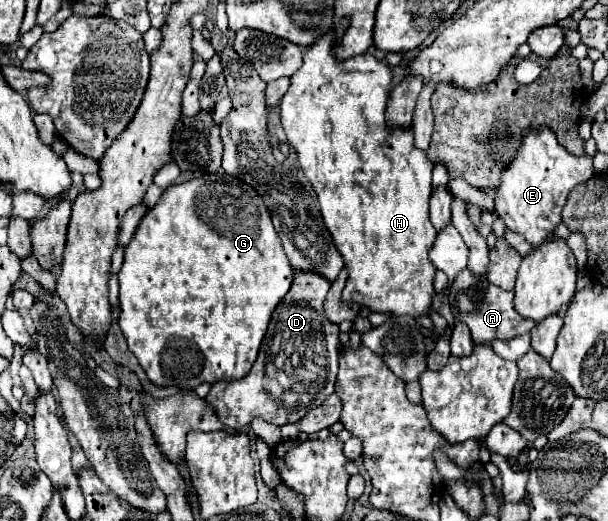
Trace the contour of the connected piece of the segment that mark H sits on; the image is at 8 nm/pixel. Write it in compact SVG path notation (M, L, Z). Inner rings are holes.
M342 17L336 29L330 29L328 33L324 33L324 37L318 37L318 41L314 41L314 45L310 45L304 53L304 65L290 77L290 89L286 91L286 95L282 97L280 103L280 111L282 111L282 127L286 131L288 143L294 147L296 155L298 155L298 163L304 171L304 175L308 177L308 181L312 183L318 201L320 201L320 213L324 219L324 225L328 227L328 231L332 233L332 239L336 243L336 247L340 249L340 255L344 259L344 265L348 269L348 281L346 287L342 291L342 299L352 303L360 303L364 307L370 307L372 311L390 311L392 315L426 315L428 307L430 307L430 299L434 293L432 287L432 277L436 273L436 267L430 263L428 259L428 251L436 239L436 229L430 223L428 217L428 199L430 199L430 191L432 191L432 167L434 163L426 157L426 153L422 149L416 149L414 141L412 141L412 129L388 129L386 123L386 107L388 107L388 95L390 95L390 83L392 83L392 69L386 61L380 61L376 57L372 57L370 53L362 53L362 55L354 55L352 59L340 61L334 53L336 45L340 43L340 37L344 37L344 27L348 27L348 17Z

